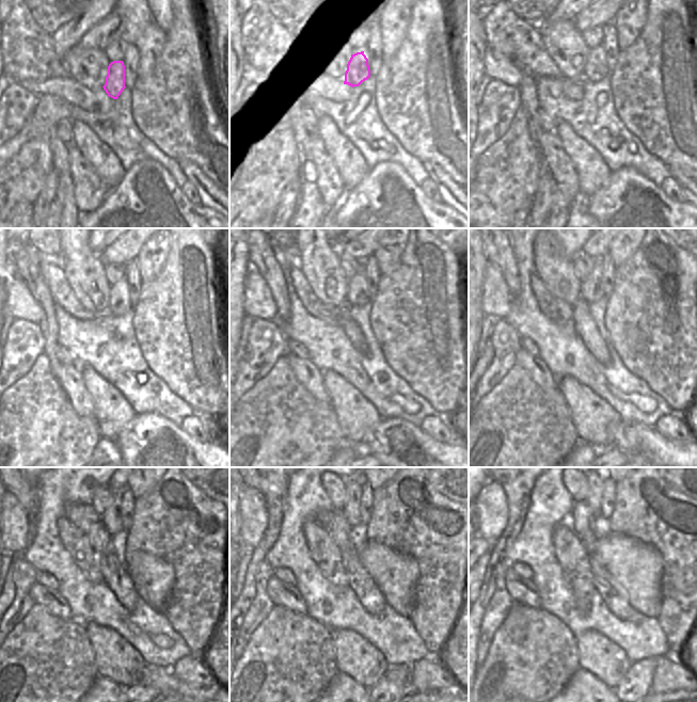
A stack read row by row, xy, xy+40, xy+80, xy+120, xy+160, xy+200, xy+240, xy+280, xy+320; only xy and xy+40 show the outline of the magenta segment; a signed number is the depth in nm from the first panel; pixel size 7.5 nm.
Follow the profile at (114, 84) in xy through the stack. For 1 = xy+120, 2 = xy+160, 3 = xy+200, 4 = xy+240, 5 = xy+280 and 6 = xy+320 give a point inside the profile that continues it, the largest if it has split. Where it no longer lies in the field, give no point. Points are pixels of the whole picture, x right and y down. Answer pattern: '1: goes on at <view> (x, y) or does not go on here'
1: goes on at xy+120 (120, 302)
2: goes on at xy+160 (357, 286)
3: goes on at xy+200 (592, 289)
4: goes on at xy+240 (111, 519)
5: goes on at xy+280 (352, 511)
6: goes on at xy+320 (595, 489)

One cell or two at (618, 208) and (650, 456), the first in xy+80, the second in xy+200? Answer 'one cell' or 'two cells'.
one cell

